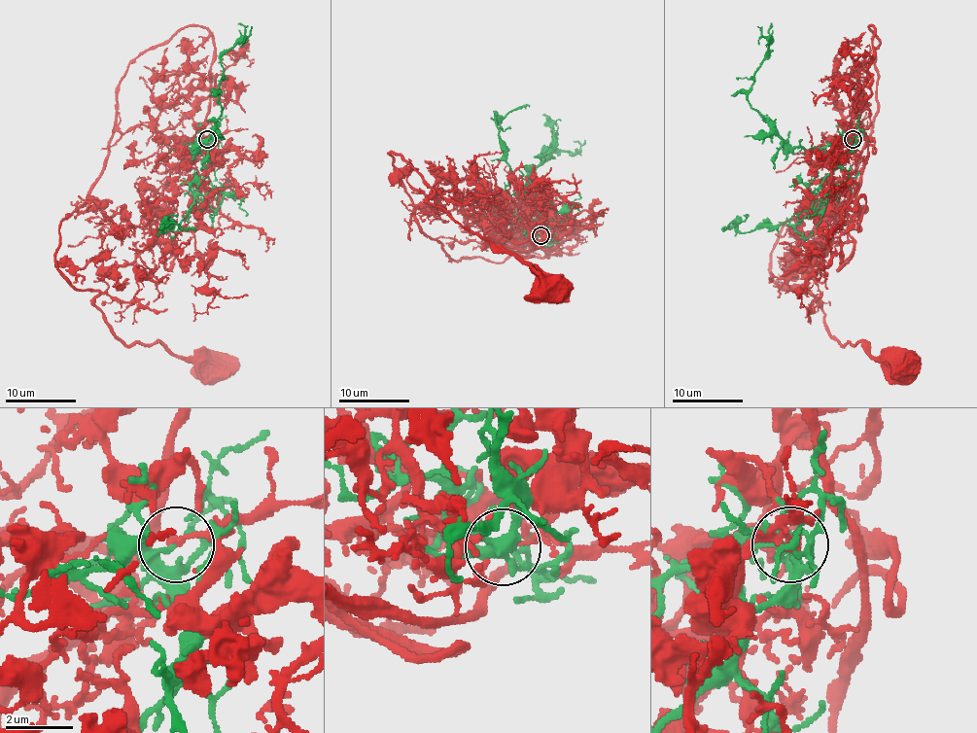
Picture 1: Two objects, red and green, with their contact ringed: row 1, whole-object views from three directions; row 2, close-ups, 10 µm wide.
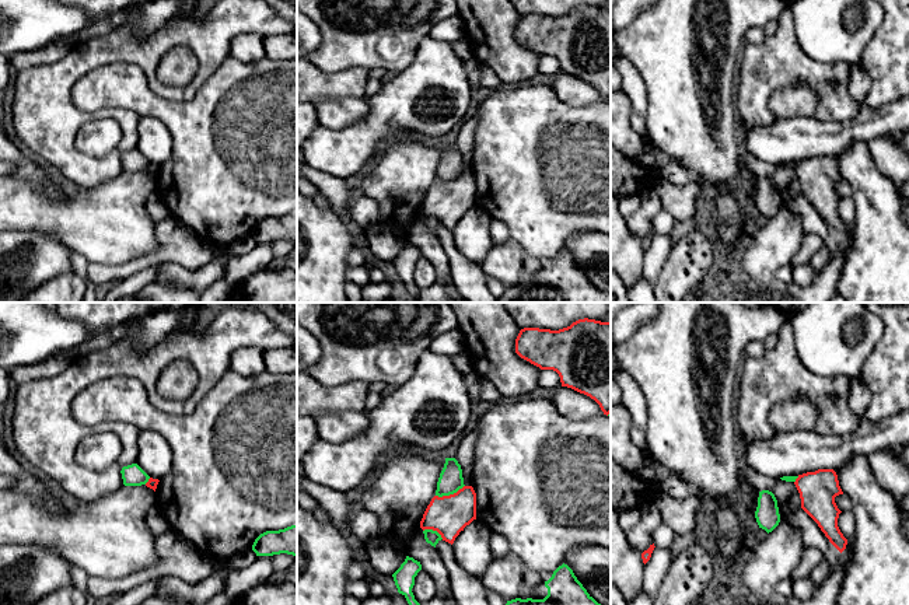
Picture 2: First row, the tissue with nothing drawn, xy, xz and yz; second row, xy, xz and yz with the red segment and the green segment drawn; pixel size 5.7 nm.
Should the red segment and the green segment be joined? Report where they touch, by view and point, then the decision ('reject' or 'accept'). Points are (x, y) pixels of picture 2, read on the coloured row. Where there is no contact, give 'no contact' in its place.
xz (450, 495) | reject

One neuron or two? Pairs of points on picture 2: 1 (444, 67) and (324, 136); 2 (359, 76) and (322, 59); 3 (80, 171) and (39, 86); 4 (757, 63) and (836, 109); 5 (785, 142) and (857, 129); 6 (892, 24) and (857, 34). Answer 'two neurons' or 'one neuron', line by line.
1: one neuron
2: two neurons
3: one neuron
4: one neuron
5: one neuron
6: two neurons

